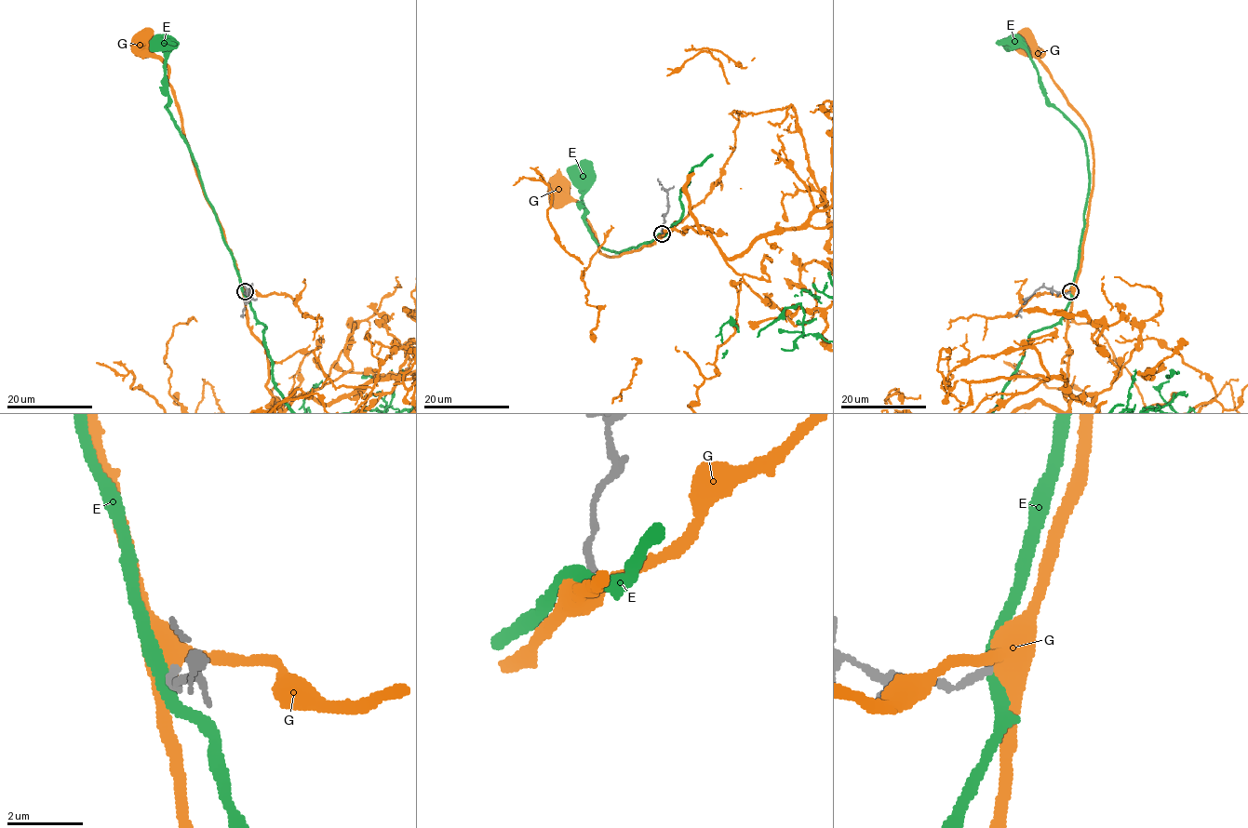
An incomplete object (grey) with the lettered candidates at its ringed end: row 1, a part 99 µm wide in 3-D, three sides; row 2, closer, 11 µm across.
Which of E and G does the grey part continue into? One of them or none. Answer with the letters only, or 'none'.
none

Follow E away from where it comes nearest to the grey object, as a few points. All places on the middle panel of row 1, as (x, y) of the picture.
E: (662, 233), (651, 241), (622, 252), (602, 247), (584, 220), (582, 192), (573, 180), (575, 176)

